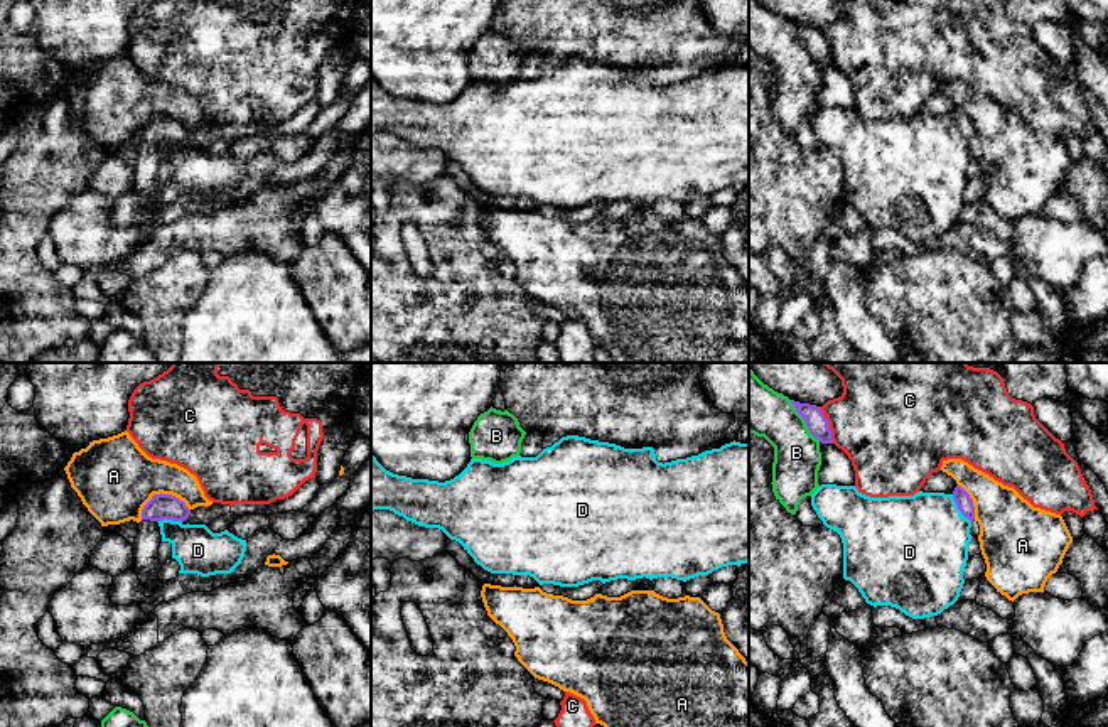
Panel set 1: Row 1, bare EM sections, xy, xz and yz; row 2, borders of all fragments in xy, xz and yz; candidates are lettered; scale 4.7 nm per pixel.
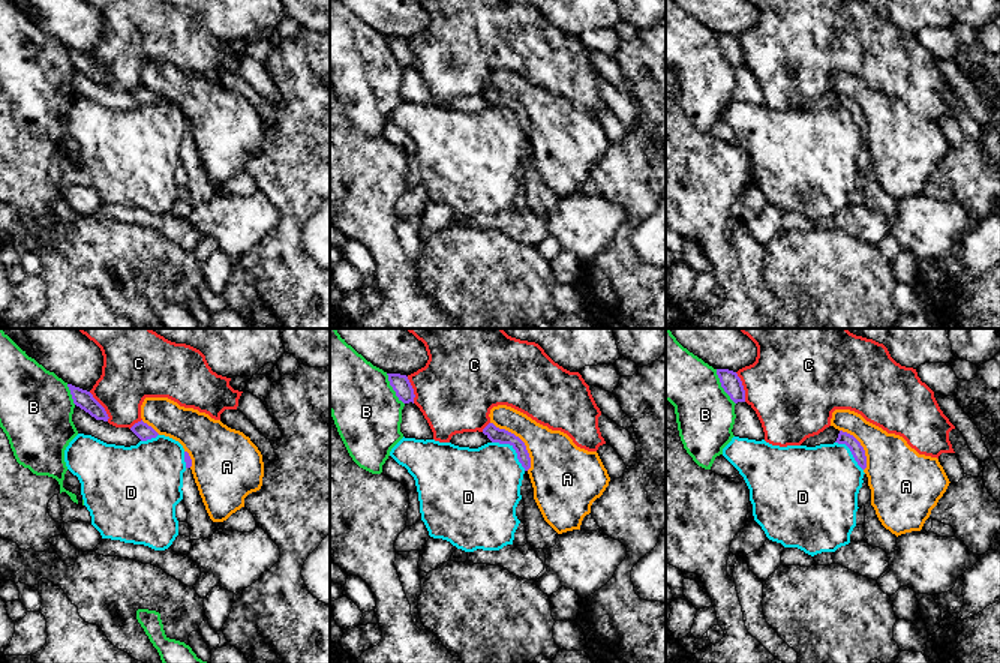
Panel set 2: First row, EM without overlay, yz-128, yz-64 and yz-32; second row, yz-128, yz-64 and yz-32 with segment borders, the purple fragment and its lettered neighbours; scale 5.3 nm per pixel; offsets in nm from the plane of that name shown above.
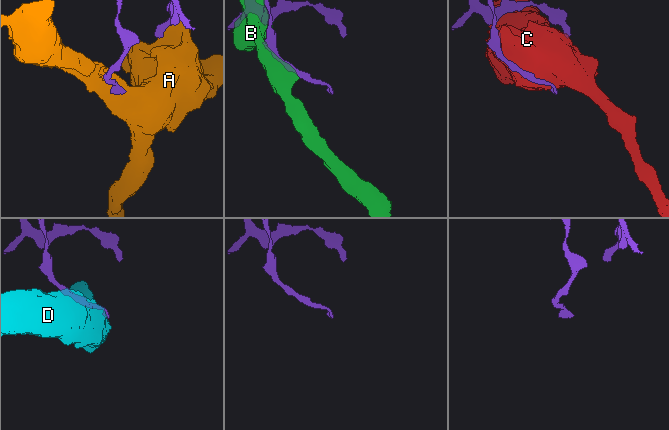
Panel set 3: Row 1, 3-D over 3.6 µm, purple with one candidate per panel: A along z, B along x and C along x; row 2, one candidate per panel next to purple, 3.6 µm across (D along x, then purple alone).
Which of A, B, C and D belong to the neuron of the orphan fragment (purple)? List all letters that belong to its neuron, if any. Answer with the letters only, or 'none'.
none

